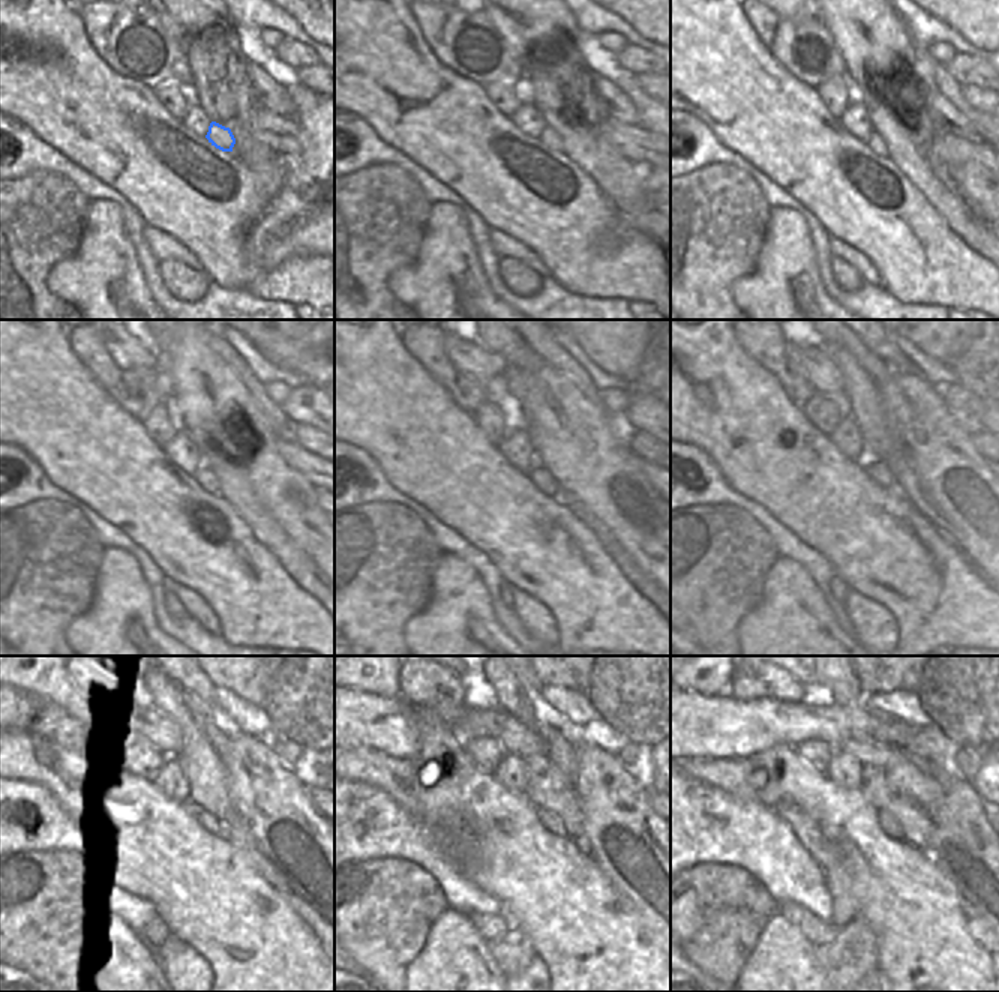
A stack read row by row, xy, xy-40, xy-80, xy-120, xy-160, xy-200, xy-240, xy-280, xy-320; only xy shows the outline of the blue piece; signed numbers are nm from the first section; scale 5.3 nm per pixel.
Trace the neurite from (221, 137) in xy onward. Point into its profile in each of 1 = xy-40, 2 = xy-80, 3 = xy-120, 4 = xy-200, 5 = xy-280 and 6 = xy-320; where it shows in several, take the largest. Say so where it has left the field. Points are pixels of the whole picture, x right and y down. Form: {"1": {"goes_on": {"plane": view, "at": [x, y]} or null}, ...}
{"1": {"goes_on": {"plane": "xy-40", "at": [549, 135]}}, "2": {"goes_on": {"plane": "xy-80", "at": [876, 141]}}, "3": {"goes_on": {"plane": "xy-120", "at": [206, 479]}}, "4": {"goes_on": {"plane": "xy-200", "at": [879, 473]}}, "5": {"goes_on": {"plane": "xy-280", "at": [548, 820]}}, "6": {"goes_on": {"plane": "xy-320", "at": [885, 821]}}}

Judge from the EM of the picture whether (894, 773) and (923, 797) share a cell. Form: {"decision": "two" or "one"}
{"decision": "one"}

